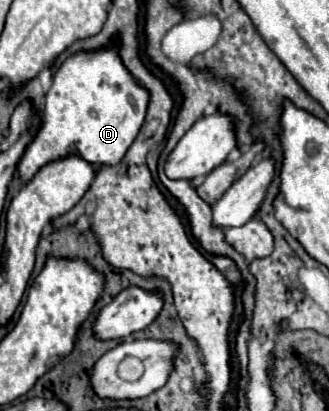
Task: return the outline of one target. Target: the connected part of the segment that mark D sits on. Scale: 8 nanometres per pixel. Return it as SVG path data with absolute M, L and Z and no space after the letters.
M110 44L108 48L102 48L96 52L78 52L70 56L54 74L52 86L46 92L46 104L42 110L40 128L34 140L26 146L16 168L16 176L20 178L22 184L26 184L48 162L62 160L76 152L80 158L84 158L92 166L116 166L126 154L128 146L134 142L144 122L146 106L148 106L148 92L142 86L138 86L138 82L132 78L132 74L128 74L128 70L124 70L116 44Z

